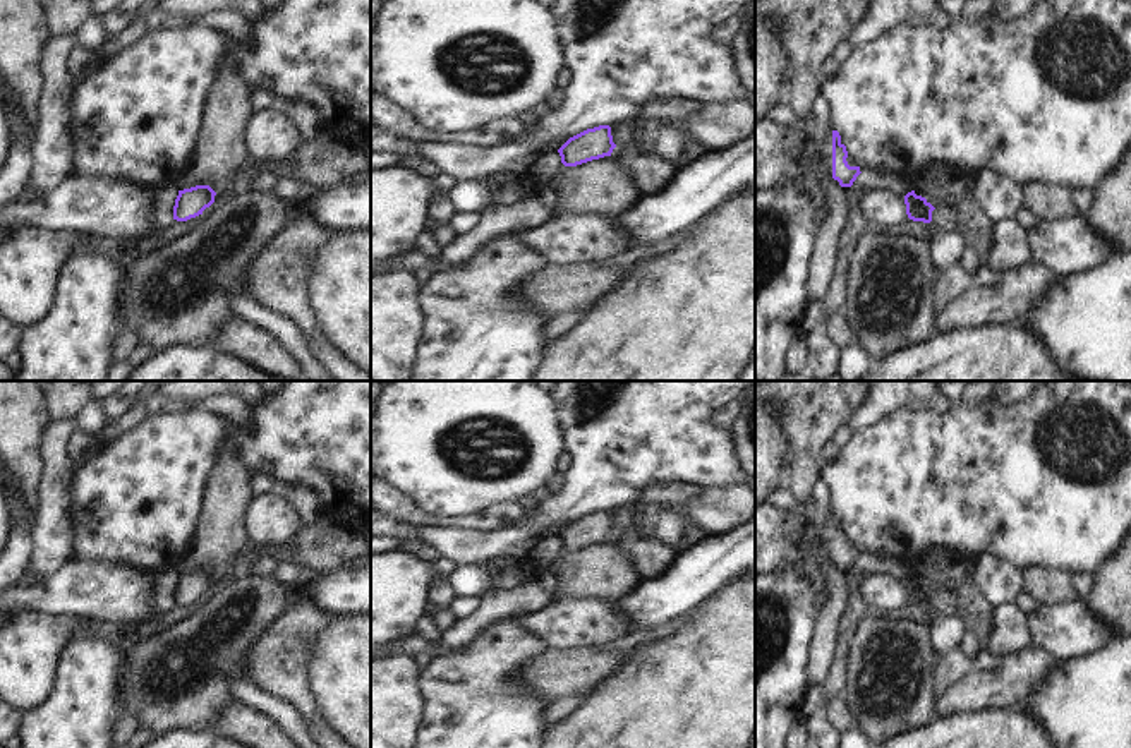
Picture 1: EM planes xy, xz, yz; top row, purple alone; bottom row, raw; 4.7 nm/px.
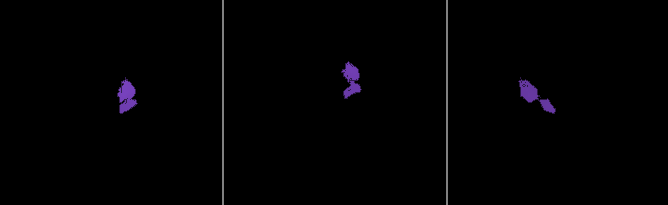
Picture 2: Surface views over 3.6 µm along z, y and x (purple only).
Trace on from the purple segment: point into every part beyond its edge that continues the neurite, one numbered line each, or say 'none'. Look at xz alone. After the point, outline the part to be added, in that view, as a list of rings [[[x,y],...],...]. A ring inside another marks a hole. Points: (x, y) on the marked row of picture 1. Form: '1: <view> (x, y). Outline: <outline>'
none.

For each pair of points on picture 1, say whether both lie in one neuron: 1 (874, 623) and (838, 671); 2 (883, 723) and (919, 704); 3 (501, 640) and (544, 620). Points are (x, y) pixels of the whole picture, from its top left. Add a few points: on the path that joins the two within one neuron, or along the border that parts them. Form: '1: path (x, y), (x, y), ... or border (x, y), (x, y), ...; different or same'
1: border (853, 647), (848, 657), (846, 688), (841, 695); different
2: path (891, 714), (901, 704), (910, 704); same
3: border (519, 616), (519, 623), (531, 628), (548, 647); different

